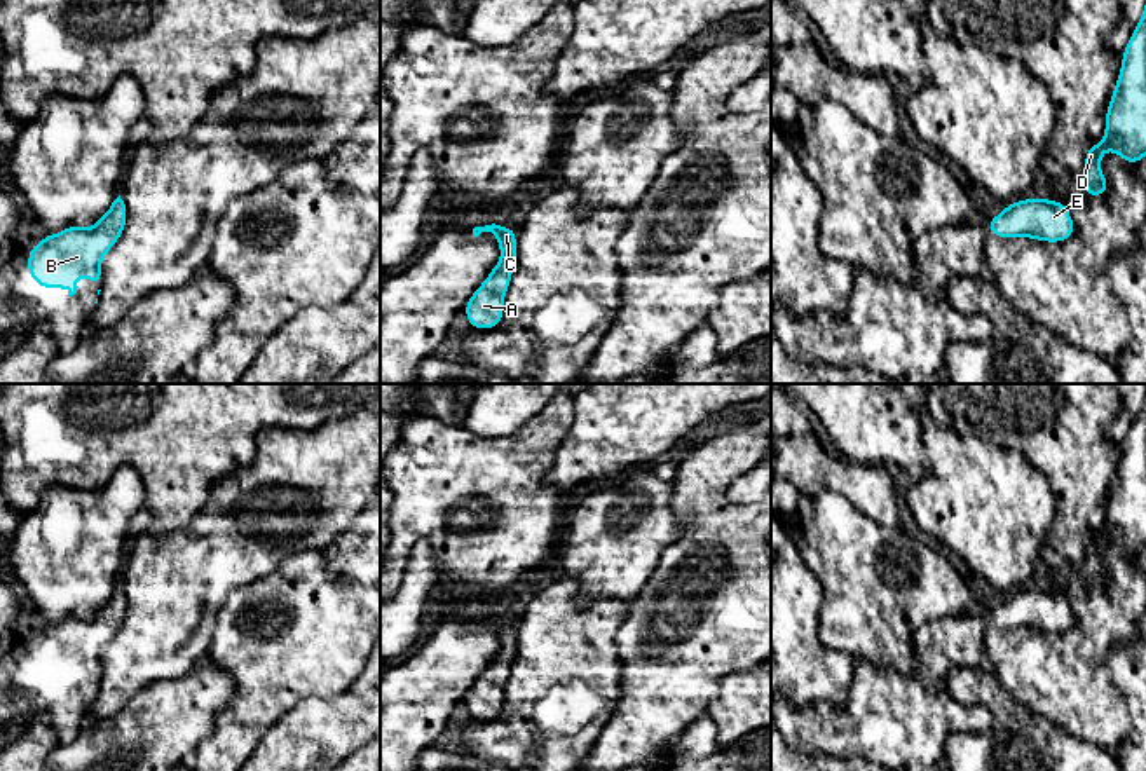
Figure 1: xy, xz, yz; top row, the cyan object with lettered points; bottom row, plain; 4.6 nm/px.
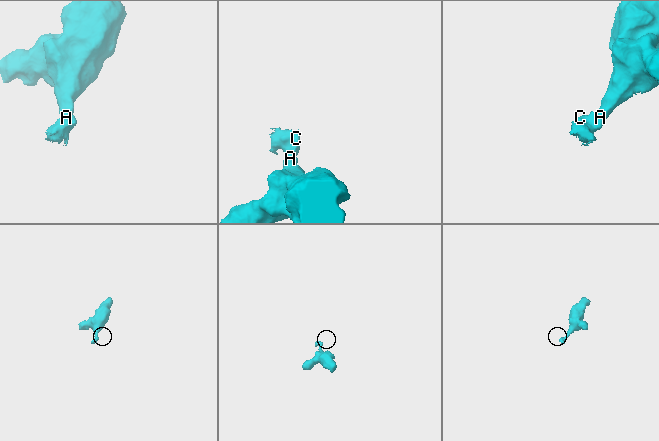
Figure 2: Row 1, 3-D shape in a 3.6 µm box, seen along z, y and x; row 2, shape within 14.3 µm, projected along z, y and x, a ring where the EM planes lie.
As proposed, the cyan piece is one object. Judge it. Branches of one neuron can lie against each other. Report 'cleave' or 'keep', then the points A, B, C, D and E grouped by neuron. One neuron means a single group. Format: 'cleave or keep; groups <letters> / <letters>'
keep; groups A B C D E

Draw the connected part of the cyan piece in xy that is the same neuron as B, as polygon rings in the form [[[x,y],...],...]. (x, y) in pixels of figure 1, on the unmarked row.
[[[119,586],[92,617],[68,616],[63,623],[47,624],[28,640],[28,666],[38,679],[65,679],[70,687],[77,684],[73,672],[78,666],[101,677],[103,645],[115,637],[126,612],[126,595]]]

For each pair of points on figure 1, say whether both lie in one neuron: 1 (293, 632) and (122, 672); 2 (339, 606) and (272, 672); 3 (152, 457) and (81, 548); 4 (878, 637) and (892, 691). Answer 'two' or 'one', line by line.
1: two
2: one
3: two
4: two

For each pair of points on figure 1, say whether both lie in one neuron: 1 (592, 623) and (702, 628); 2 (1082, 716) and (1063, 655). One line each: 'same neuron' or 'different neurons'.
1: different neurons
2: same neuron

